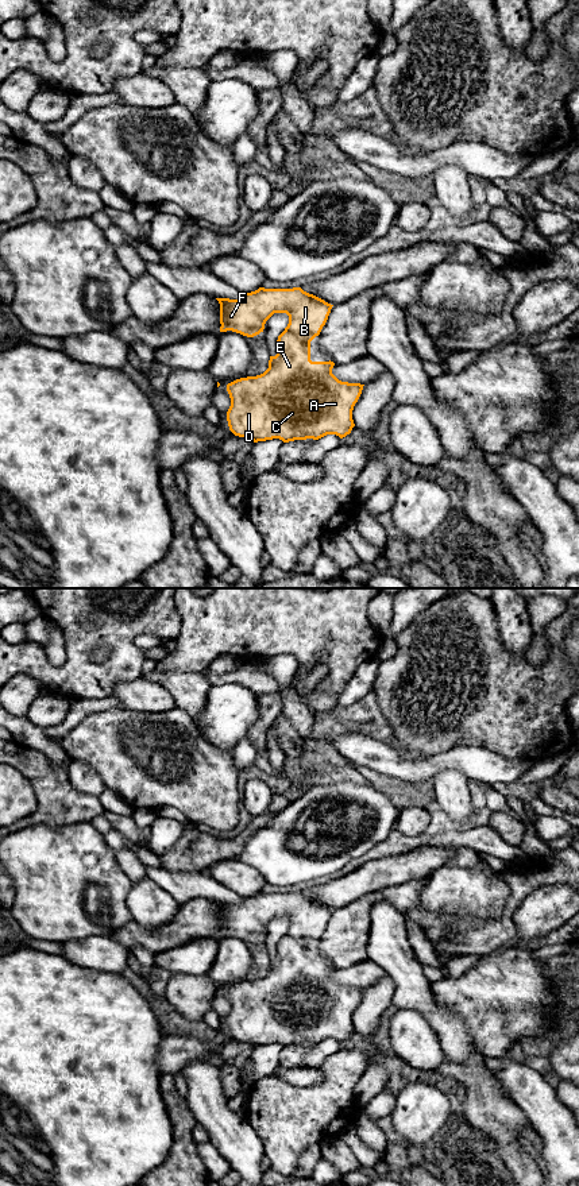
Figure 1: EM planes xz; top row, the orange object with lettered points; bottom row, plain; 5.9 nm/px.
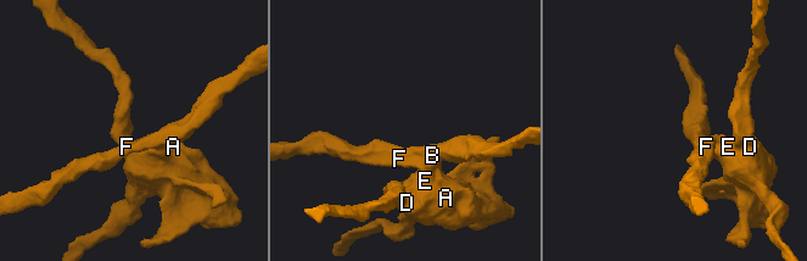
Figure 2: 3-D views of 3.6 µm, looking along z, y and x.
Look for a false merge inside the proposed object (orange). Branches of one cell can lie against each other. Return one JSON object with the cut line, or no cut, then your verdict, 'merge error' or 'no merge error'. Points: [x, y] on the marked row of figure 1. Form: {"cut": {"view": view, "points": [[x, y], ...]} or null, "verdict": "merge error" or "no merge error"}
{"cut": null, "verdict": "no merge error"}

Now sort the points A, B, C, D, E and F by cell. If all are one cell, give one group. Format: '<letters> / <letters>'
A B C D E F

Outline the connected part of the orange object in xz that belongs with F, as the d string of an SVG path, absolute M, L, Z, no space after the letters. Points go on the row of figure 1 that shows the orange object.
M259 287L243 293L240 300L216 298L220 304L220 332L232 331L247 337L263 332L266 321L274 313L286 313L289 324L277 340L277 355L270 356L269 368L256 376L236 379L227 385L231 406L227 412L229 430L254 443L279 439L319 440L327 434L340 439L355 426L352 410L363 386L339 380L333 374L333 362L312 362L310 341L320 335L333 305L304 291L293 289Z

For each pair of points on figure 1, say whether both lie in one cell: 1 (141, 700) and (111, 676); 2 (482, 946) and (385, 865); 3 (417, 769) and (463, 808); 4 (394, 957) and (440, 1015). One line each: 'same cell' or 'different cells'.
1: different cells
2: different cells
3: different cells
4: same cell

